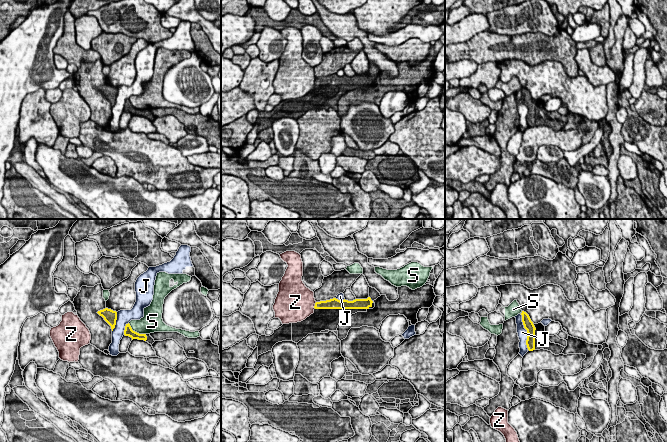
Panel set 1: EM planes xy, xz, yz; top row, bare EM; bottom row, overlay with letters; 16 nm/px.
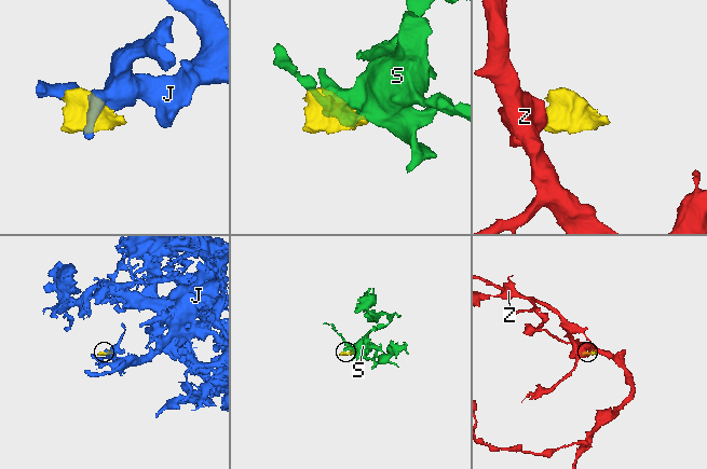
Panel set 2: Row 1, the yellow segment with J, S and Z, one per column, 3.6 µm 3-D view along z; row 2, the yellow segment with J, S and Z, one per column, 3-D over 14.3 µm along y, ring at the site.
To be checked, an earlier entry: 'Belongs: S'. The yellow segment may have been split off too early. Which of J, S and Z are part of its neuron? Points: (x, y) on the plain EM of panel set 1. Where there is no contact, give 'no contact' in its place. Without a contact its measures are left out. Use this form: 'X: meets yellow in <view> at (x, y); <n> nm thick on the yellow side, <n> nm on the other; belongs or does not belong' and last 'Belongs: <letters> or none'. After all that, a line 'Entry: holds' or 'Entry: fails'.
J: meets yellow in yz at (527, 107); 160 nm thick on the yellow side, 160 nm on the other; does not belong
S: meets yellow in xy at (136, 108); 140 nm thick on the yellow side, 300 nm on the other; does not belong
Z: meets yellow in xz at (315, 81); 160 nm thick on the yellow side, 460 nm on the other; does not belong
Belongs: none
Entry: fails

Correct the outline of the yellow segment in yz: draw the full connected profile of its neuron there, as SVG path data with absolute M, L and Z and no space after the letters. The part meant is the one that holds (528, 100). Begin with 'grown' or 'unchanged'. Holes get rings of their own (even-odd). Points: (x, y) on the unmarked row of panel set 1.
grown; M522 87L521 91L524 104L528 109L526 121L529 127L544 125L555 131L562 130L565 123L549 117L545 109L545 102L542 99L534 100L524 87Z

